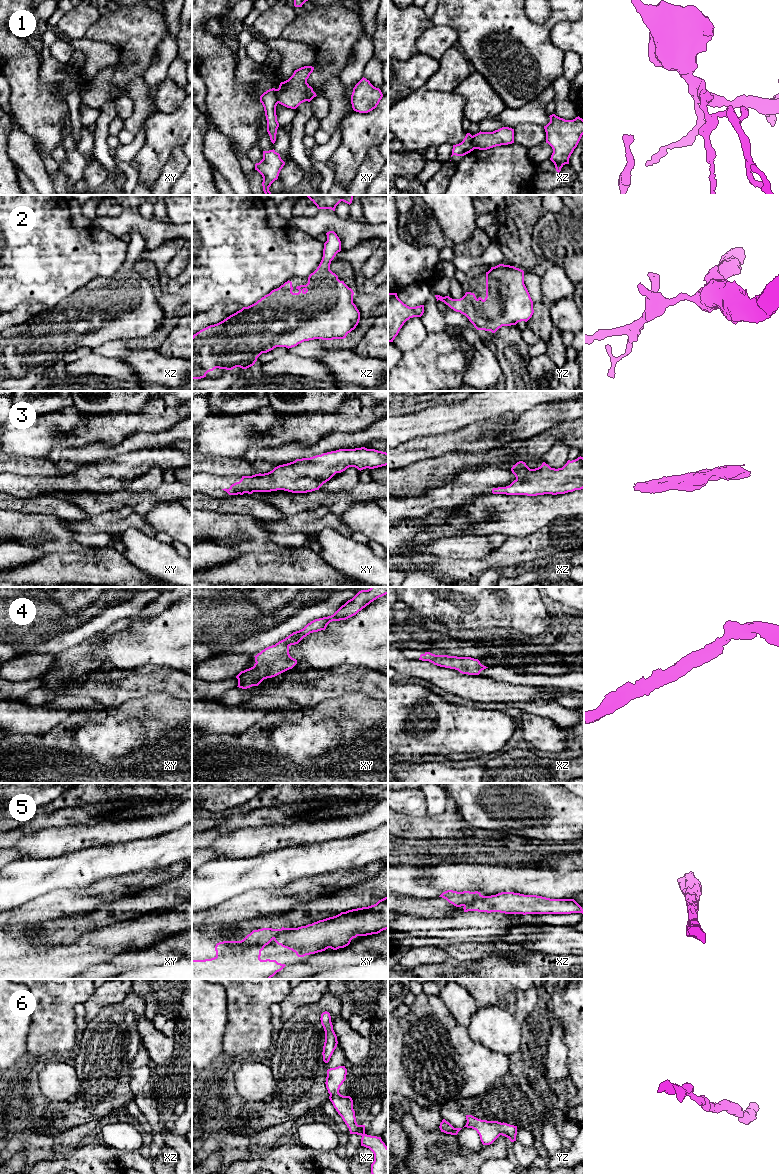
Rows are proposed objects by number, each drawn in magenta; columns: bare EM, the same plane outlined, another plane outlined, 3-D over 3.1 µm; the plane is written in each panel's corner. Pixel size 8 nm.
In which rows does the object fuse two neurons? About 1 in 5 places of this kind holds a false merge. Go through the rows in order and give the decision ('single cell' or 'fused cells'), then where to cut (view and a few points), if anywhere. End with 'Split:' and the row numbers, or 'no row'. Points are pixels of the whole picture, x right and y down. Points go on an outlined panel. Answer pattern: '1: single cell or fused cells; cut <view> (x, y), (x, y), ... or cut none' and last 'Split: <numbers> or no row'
1: fused cells; cut xy (278, 89), (277, 102)
2: single cell; cut none
3: single cell; cut none
4: single cell; cut none
5: single cell; cut none
6: single cell; cut none
Split: 1

